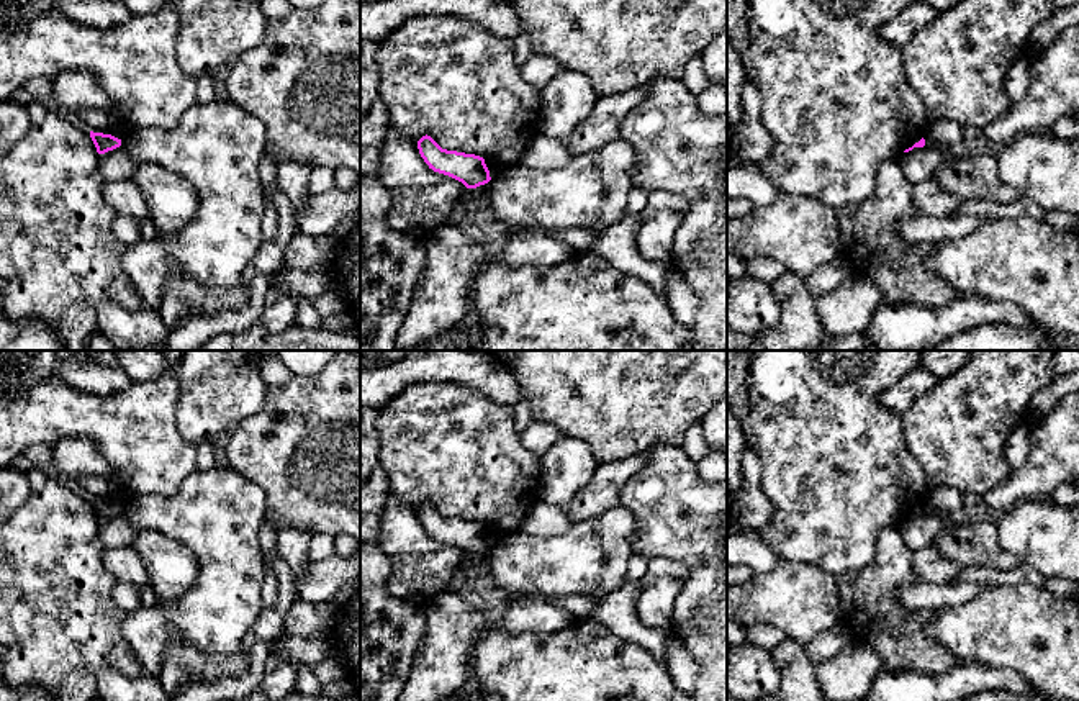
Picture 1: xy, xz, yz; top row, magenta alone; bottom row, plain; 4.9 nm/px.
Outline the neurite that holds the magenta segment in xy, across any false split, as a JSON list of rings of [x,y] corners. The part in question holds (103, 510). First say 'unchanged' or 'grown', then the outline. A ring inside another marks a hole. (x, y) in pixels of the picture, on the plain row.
unchanged; [[[90,498],[90,504],[92,504],[98,521],[105,521],[105,519],[113,518],[121,513],[121,506],[118,506],[111,501]]]

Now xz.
unchanged; [[[427,501],[418,508],[418,516],[429,536],[462,549],[467,555],[476,555],[491,547],[480,522],[442,516]]]

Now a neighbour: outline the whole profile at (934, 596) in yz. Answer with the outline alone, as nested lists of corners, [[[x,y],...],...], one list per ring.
[[[915,583],[901,586],[897,599],[915,609],[940,609],[973,599],[986,585],[977,583]]]

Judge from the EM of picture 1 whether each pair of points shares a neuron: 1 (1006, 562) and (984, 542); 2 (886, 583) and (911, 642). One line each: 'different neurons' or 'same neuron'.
1: same neuron
2: same neuron

